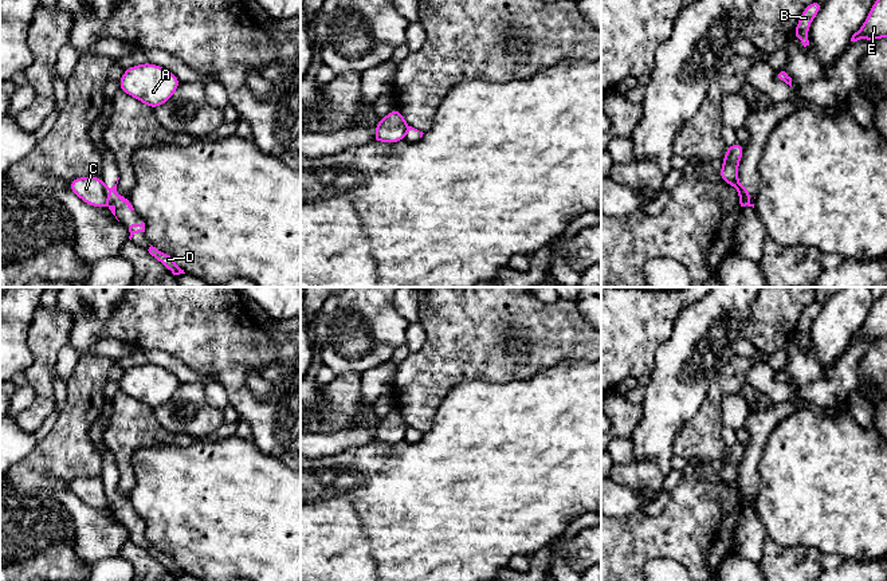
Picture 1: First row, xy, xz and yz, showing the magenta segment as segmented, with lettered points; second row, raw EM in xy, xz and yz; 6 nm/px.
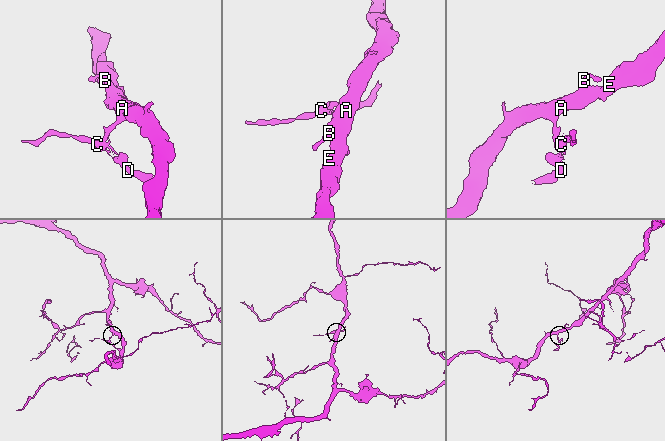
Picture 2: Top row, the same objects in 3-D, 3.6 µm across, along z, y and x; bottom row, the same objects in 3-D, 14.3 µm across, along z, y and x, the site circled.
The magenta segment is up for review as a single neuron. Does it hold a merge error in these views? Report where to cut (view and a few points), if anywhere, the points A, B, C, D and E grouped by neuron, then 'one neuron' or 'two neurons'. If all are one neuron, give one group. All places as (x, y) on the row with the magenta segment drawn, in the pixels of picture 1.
yz (740, 185), (740, 192), (748, 204) | A B C E / D | two neurons

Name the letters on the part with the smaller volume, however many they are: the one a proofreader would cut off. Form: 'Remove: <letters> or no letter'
Remove: D

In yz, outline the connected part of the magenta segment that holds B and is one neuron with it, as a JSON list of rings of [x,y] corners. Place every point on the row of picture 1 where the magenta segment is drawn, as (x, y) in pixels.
[[[812,1],[802,11],[798,24],[793,31],[793,35],[802,43],[804,47],[809,46],[808,31],[809,25],[813,21],[815,16],[821,11],[823,4],[820,1]]]

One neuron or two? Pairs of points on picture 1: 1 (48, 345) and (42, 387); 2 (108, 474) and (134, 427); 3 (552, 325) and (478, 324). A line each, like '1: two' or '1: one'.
1: one
2: two
3: one

